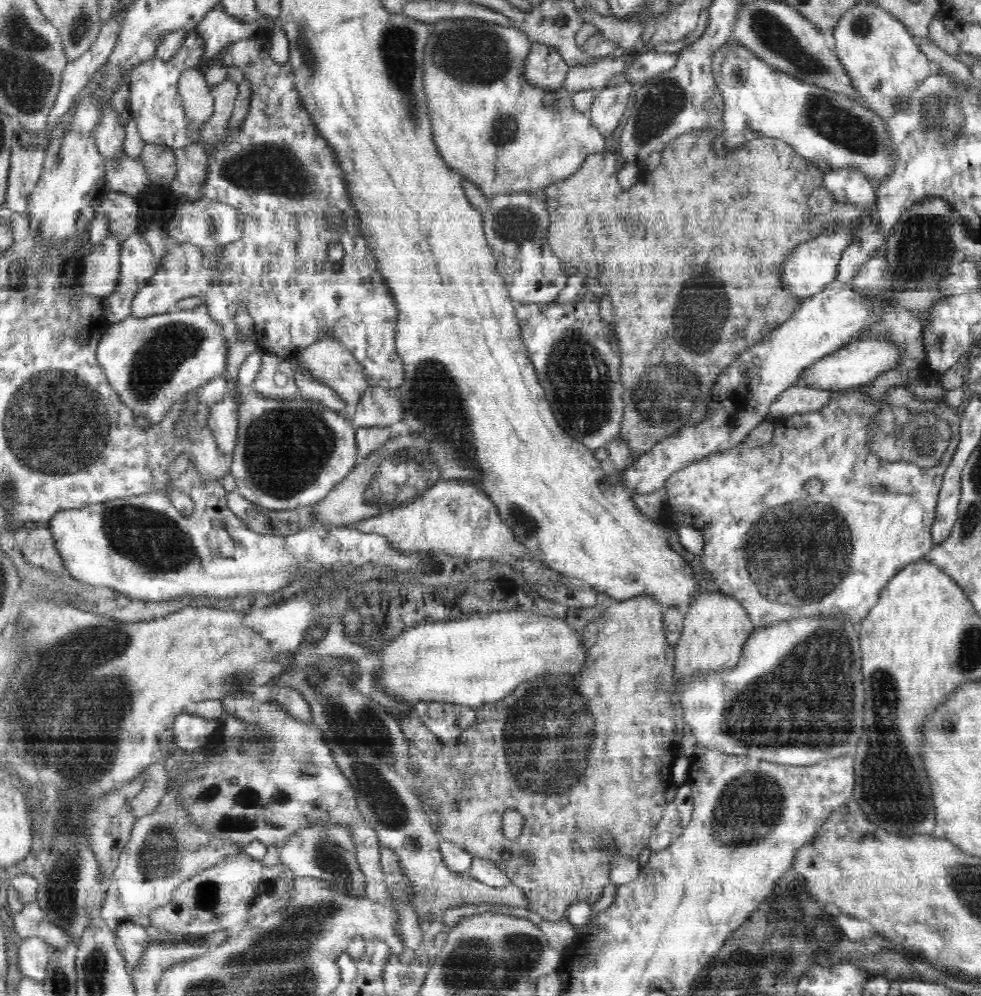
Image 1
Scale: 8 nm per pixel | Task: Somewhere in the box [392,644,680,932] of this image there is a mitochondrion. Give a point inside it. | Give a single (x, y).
(548, 730)

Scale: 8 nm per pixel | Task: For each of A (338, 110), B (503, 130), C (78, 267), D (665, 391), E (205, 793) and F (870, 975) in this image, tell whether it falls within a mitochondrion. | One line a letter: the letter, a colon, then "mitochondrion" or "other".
A: other
B: mitochondrion
C: other
D: mitochondrion
E: mitochondrion
F: other

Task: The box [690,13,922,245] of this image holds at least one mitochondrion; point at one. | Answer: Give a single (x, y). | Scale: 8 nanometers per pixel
(823, 113)

